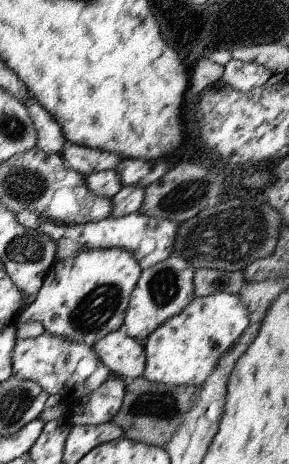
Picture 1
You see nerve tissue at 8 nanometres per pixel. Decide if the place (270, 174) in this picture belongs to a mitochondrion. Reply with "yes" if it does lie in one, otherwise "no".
no

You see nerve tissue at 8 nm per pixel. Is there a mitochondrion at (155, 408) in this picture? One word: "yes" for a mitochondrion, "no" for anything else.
yes

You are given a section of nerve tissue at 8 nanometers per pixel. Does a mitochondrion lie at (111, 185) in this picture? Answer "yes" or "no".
no

